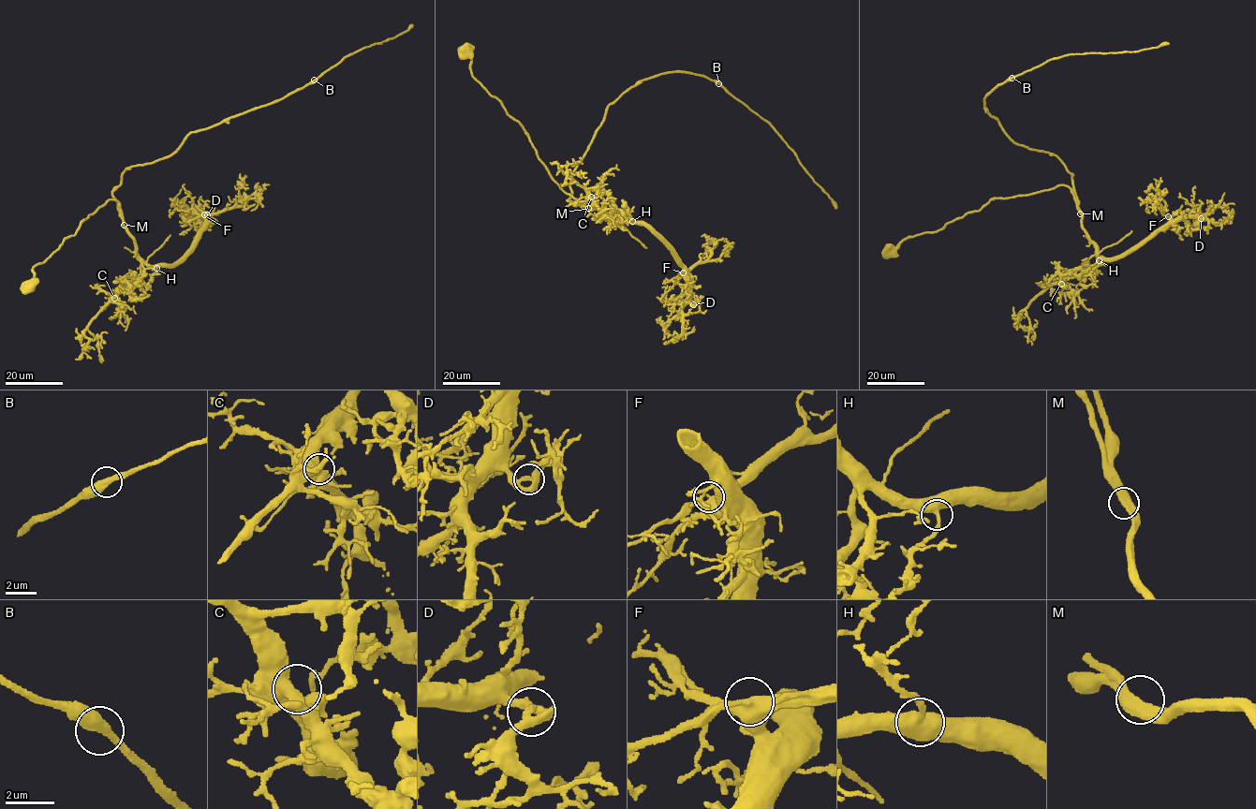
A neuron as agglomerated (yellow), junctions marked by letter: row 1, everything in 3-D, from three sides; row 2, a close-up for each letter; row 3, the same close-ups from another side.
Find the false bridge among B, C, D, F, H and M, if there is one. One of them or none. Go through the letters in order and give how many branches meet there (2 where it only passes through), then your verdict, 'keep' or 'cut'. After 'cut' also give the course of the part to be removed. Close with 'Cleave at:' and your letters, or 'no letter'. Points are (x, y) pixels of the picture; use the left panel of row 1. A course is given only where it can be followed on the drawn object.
B: 2 branches meet; keep
C: 2 branches meet; keep
D: 2 branches meet; keep
F: 2 branches meet; keep
H: 2 branches meet; keep
M: 2 branches meet; keep
Cleave at: no letter

